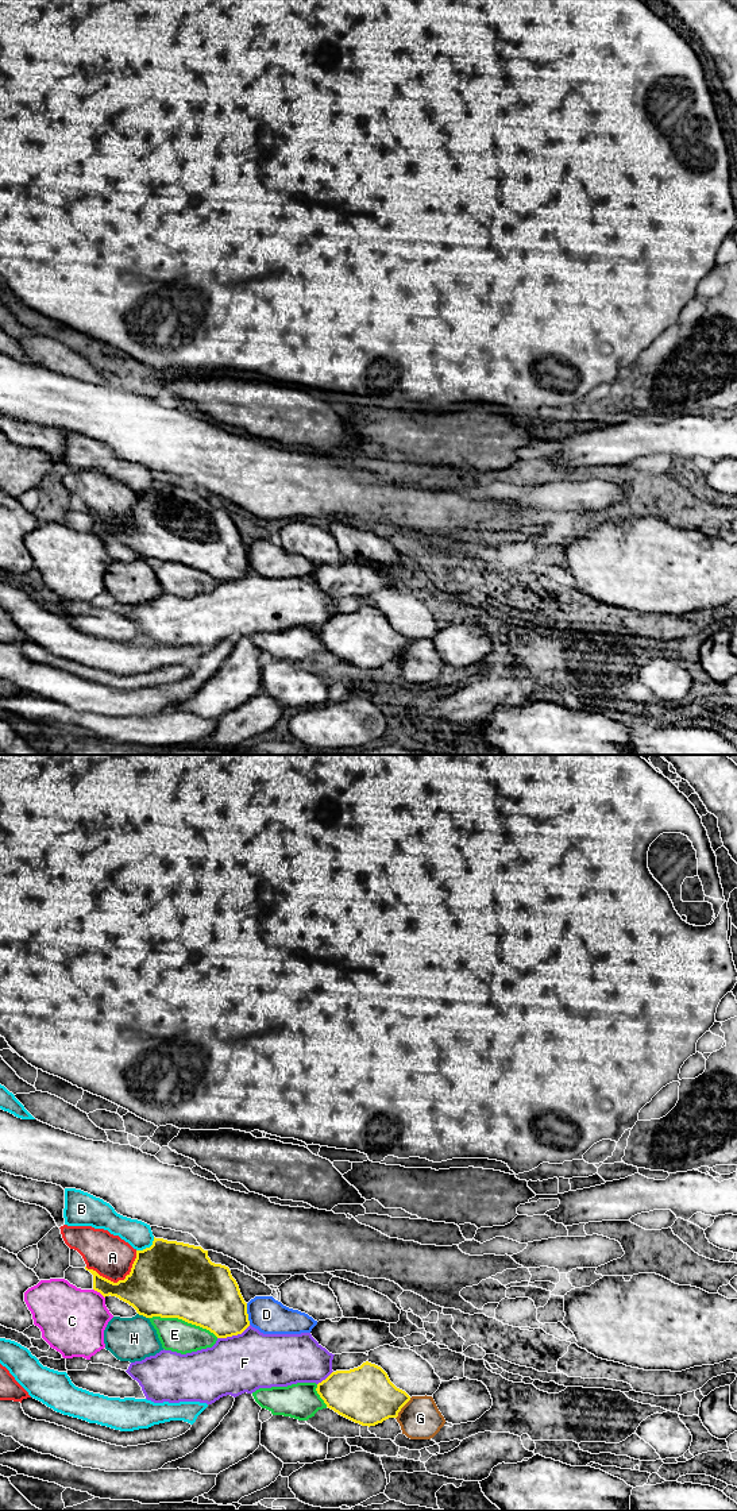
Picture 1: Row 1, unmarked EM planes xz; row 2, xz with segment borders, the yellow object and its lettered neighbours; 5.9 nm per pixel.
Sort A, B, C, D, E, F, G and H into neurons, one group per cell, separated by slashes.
A / B / C / D / E / F / G / H

